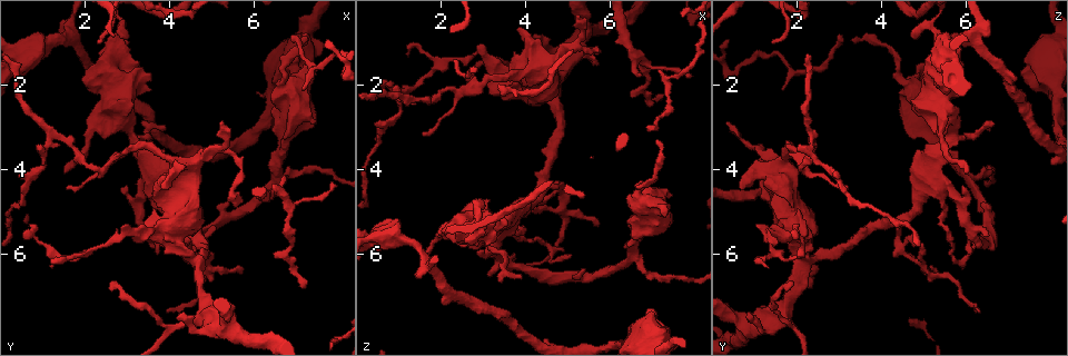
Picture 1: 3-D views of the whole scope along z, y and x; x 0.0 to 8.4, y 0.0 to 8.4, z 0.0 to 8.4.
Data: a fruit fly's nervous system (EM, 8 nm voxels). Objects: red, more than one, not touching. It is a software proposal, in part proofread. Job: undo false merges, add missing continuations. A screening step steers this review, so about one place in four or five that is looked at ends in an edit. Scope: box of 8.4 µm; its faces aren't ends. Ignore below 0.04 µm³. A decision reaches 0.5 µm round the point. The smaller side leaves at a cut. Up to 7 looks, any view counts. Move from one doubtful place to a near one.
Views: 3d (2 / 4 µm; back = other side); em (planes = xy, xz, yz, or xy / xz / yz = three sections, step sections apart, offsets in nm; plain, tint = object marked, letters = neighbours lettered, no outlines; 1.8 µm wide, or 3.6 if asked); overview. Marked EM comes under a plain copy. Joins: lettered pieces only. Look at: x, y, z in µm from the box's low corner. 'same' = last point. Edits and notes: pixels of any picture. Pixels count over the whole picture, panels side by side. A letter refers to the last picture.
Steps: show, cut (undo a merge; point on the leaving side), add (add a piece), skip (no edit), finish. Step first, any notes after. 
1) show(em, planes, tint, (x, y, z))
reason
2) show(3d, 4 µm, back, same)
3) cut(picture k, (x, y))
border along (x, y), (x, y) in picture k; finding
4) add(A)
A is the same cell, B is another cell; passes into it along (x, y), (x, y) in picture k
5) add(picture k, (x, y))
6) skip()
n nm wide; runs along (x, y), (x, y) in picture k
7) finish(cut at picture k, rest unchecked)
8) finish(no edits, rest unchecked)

show(3d, 4 µm, (1.55, 4.45, 3.15))
an open end

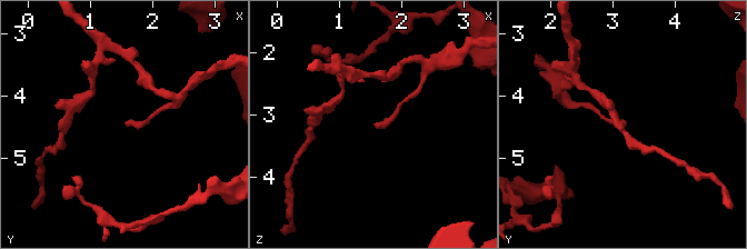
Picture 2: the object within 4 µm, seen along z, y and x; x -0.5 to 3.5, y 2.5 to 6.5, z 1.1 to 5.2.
show(em, planes, tint, (1.60, 4.45, 3.20))
need the tissue

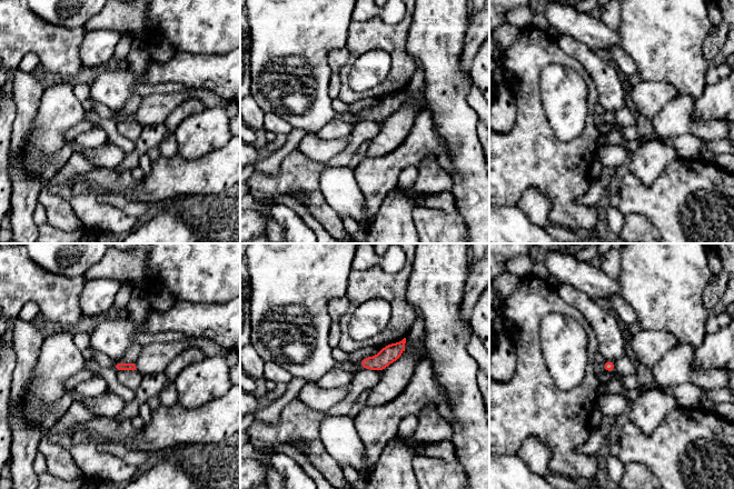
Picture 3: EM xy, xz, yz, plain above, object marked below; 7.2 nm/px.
show(em, planes, letters, same)
what lies round it

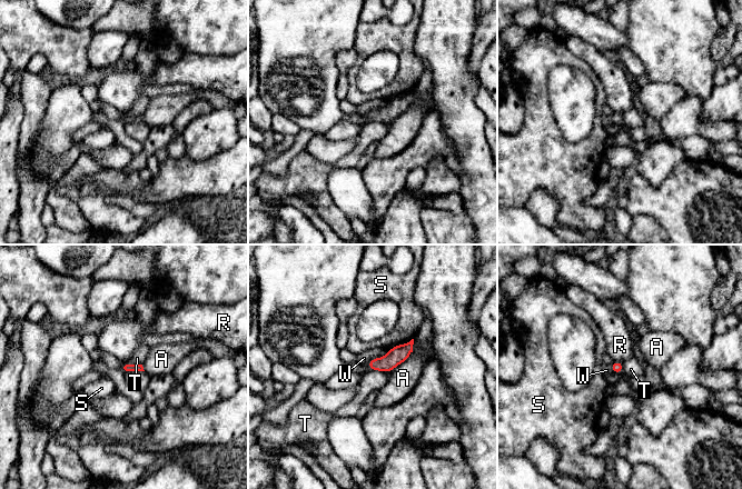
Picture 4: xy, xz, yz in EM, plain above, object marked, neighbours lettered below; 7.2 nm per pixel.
skip()
W touches over 240 nm; A, R, S, T and W are other cells; border along (369, 369), (378, 369), (386, 372) in picture 4; none of them fits

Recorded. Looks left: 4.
show(3d, 4 µm, back, (2.60, 6.80, 1.85))
free end

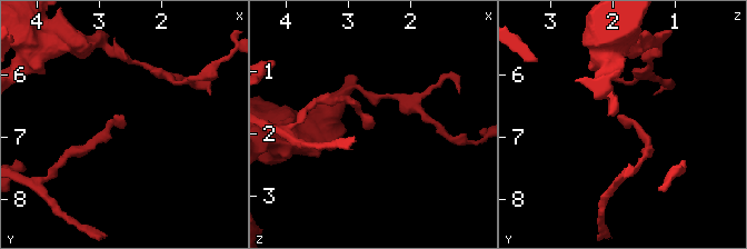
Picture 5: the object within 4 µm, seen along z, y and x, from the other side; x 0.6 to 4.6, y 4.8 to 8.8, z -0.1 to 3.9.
show(em, planes, tint, (2.55, 6.80, 1.85))
shape alone is not enough

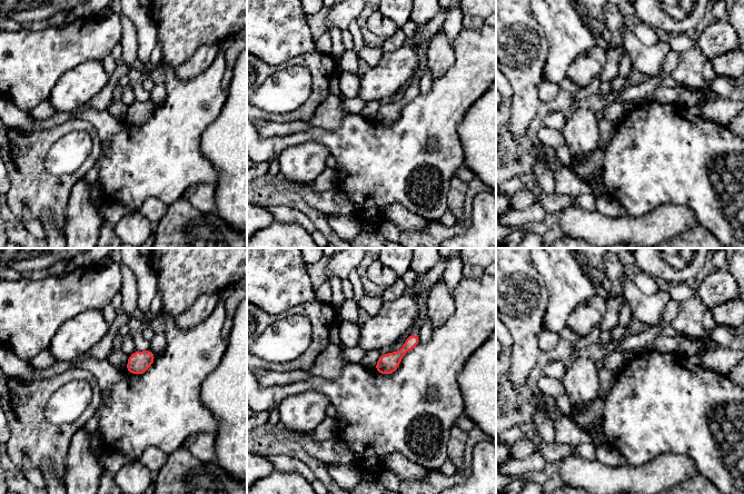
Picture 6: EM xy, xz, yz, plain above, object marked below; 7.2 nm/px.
show(em, planes, letters, same)
what lies round it

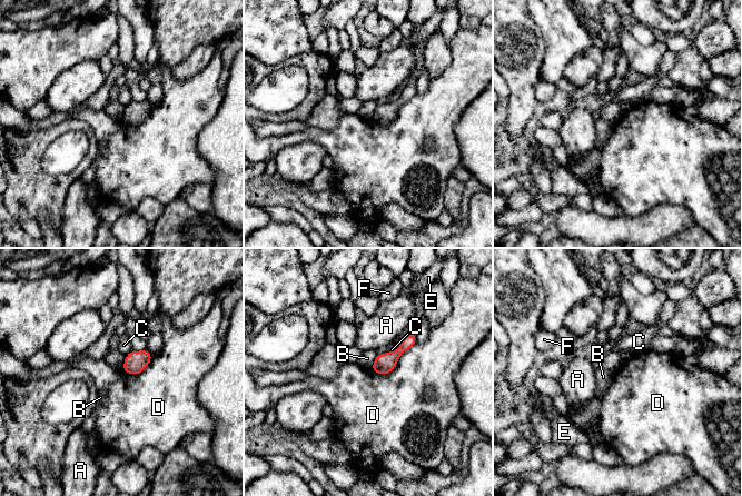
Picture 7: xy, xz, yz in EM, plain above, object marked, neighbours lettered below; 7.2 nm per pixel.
skip()
150 nm wide; A, B, C, D, E and F are other cells; border along (416, 341), (388, 373), (370, 369) in picture 7; no lettered piece goes on from it

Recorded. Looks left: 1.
finish(no edits, rest unchecked)

